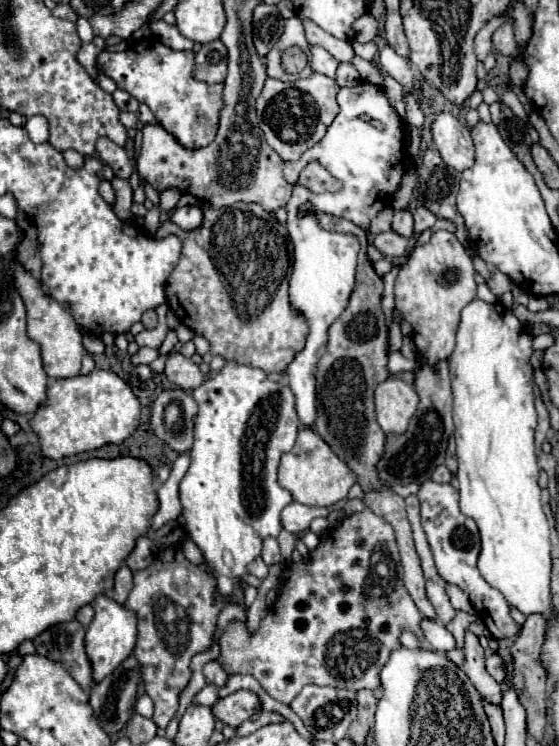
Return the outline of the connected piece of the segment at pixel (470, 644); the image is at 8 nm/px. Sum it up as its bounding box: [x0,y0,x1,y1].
[461,632,501,702]

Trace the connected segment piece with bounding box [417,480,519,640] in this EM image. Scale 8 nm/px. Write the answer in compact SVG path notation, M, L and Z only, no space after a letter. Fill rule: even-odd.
M425 480L417 492L417 498L421 502L423 530L427 534L439 576L447 584L455 584L467 592L469 600L475 606L475 612L485 622L485 626L493 638L497 638L497 640L499 638L515 638L519 628L515 626L515 622L509 616L509 606L507 606L505 598L501 598L501 592L495 590L493 586L489 586L477 570L479 534L475 534L475 532L479 532L479 530L471 518L465 518L461 514L459 492L451 484L439 484L433 480ZM475 540L477 540L477 546L475 546Z

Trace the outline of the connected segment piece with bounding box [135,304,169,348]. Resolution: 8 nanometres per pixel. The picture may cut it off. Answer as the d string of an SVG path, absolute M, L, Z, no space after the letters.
M161 304L161 306L157 308L157 314L159 314L159 324L157 324L157 328L153 328L153 330L141 330L141 332L135 336L135 342L137 342L139 346L159 348L159 344L163 342L167 330L169 330L169 328L167 328L167 320L165 320L167 310L169 310L169 306L167 306L167 304Z

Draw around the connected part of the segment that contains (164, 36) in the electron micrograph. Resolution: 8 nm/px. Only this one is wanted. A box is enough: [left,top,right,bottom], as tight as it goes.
[151,20,195,50]

